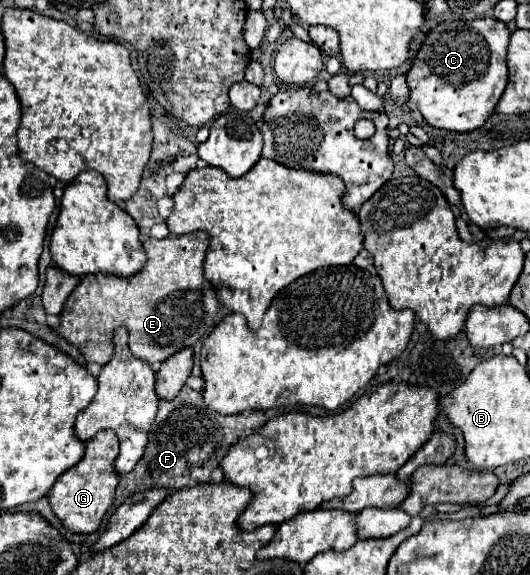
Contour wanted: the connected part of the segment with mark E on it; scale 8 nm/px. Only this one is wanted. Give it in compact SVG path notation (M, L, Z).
M194 232L162 240L148 238L144 248L148 260L132 278L84 276L68 296L60 314L60 326L54 332L76 346L86 362L104 366L110 360L112 332L118 326L128 328L130 352L150 366L164 362L178 350L194 346L204 334L212 332L218 300L202 272L208 234Z

